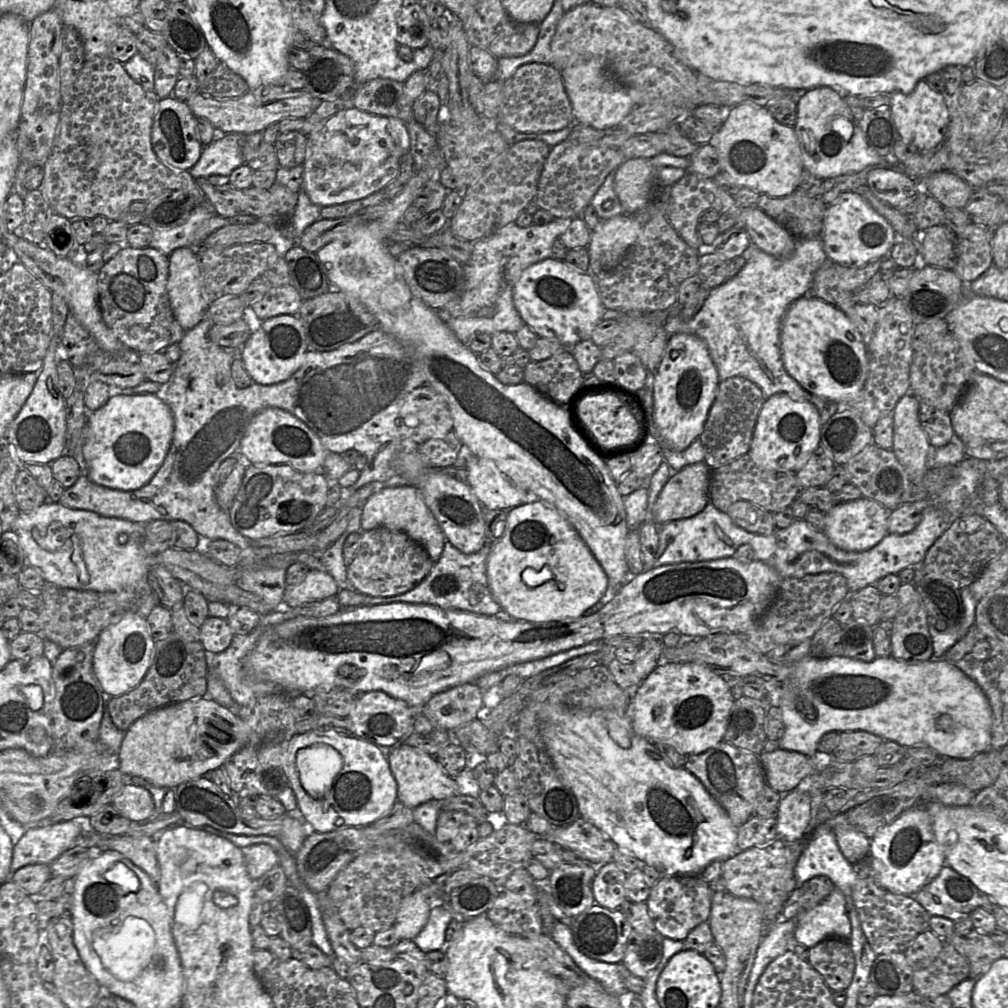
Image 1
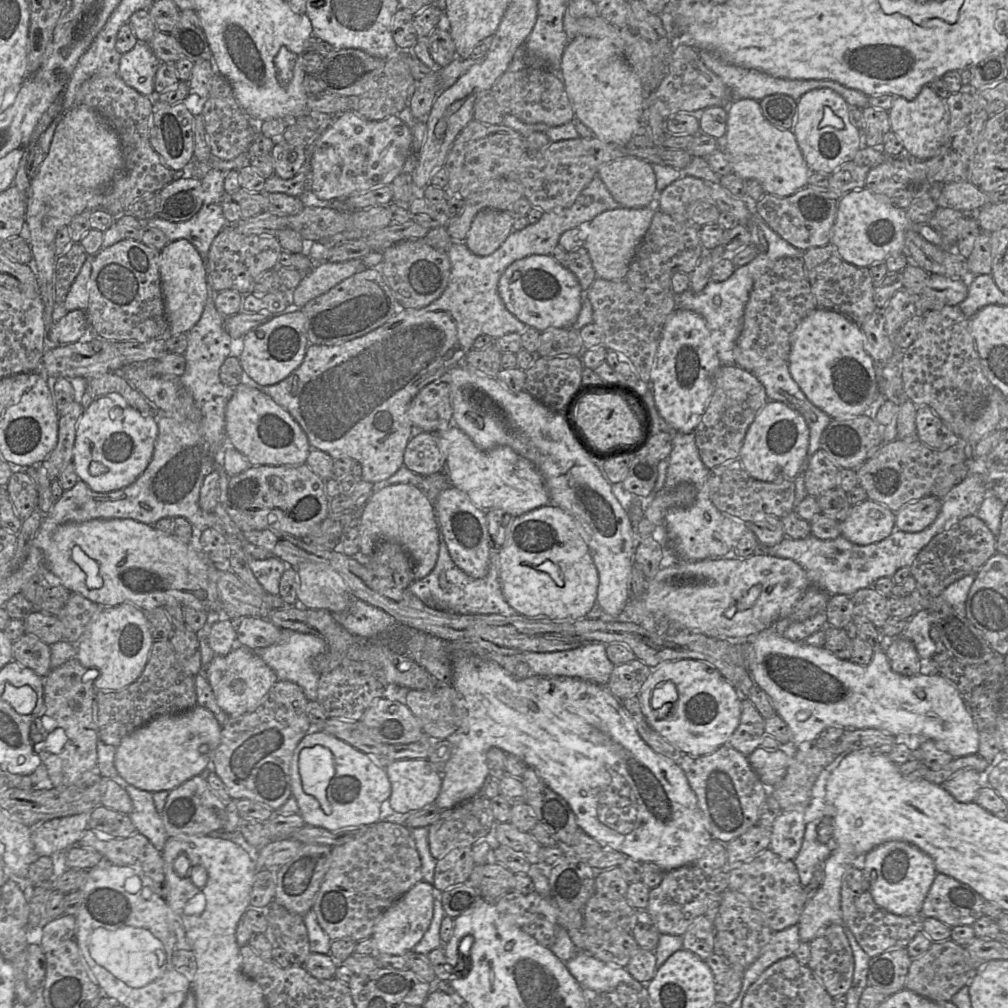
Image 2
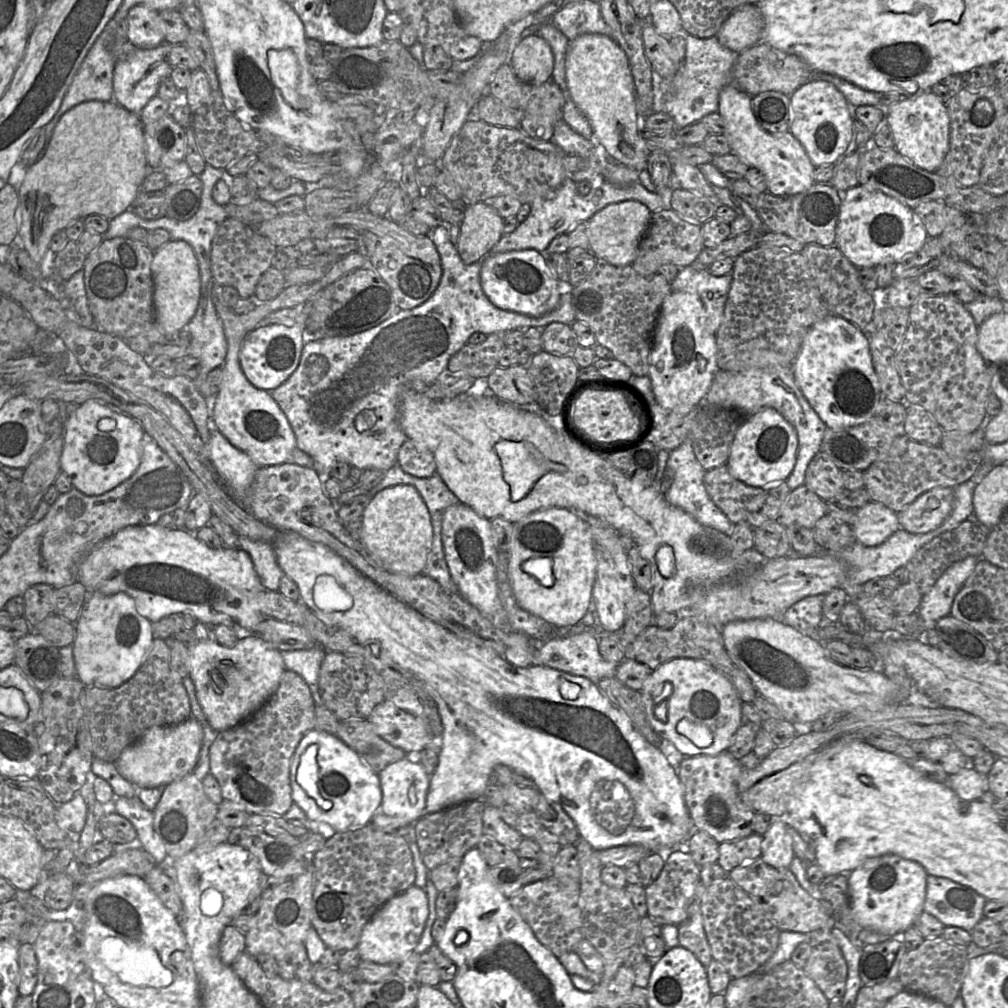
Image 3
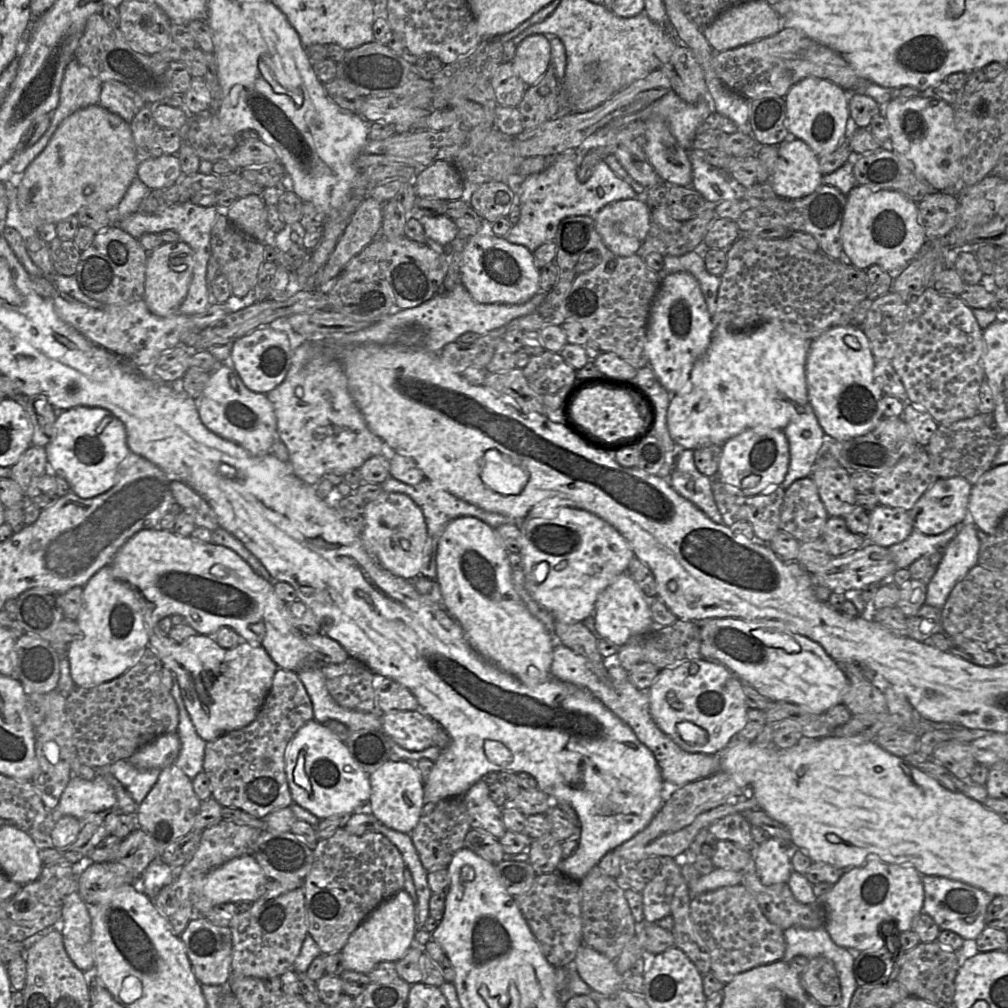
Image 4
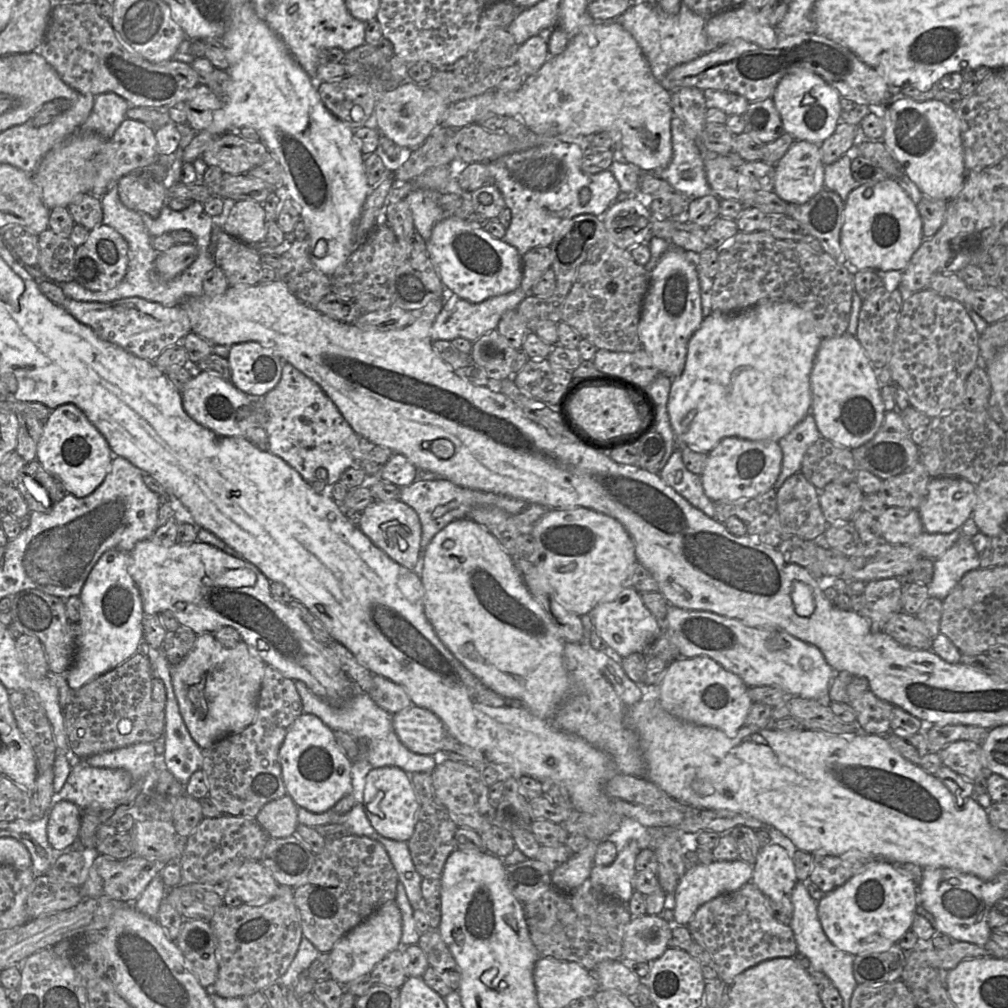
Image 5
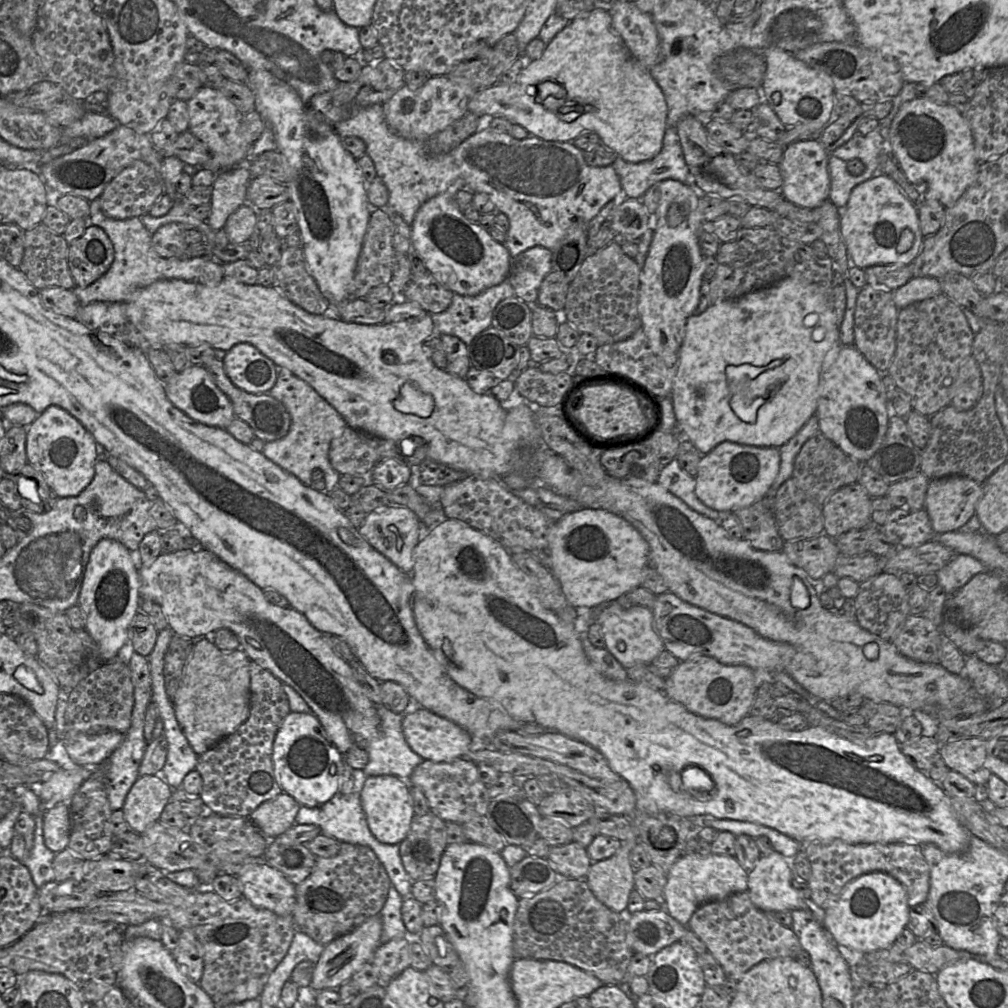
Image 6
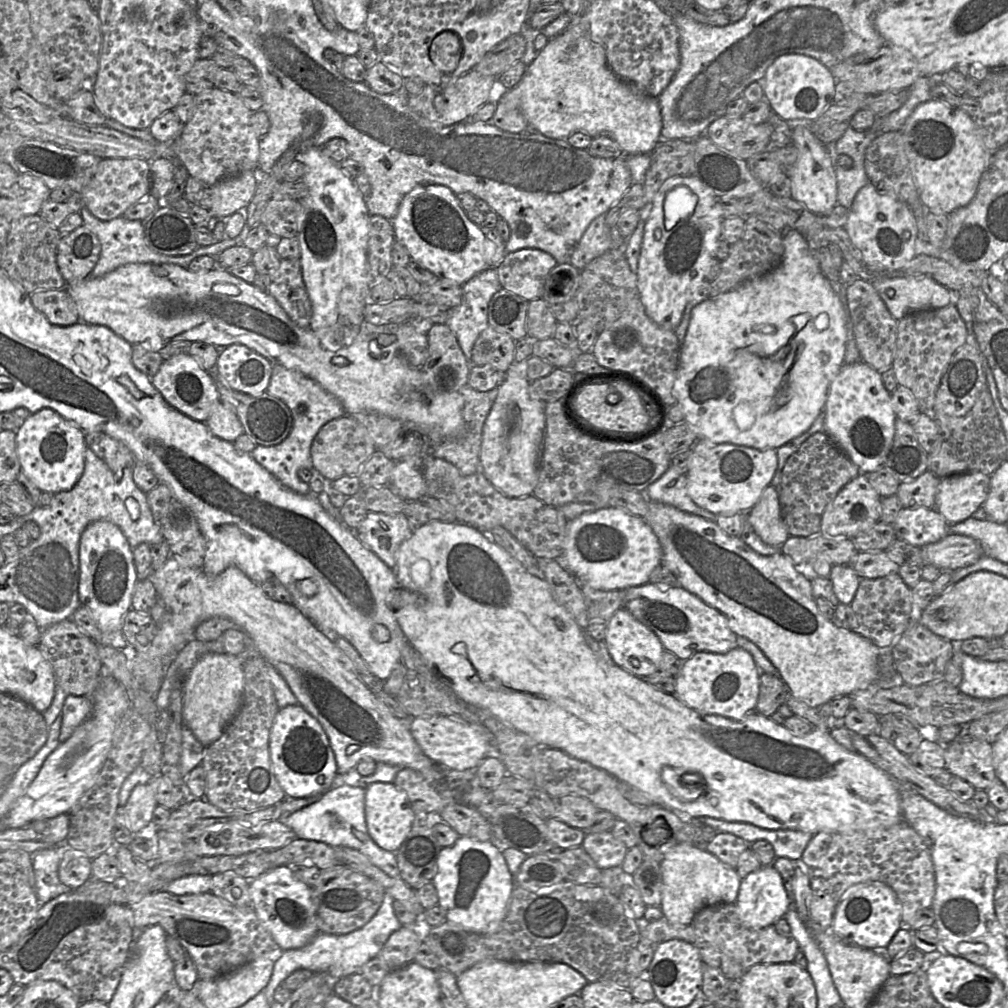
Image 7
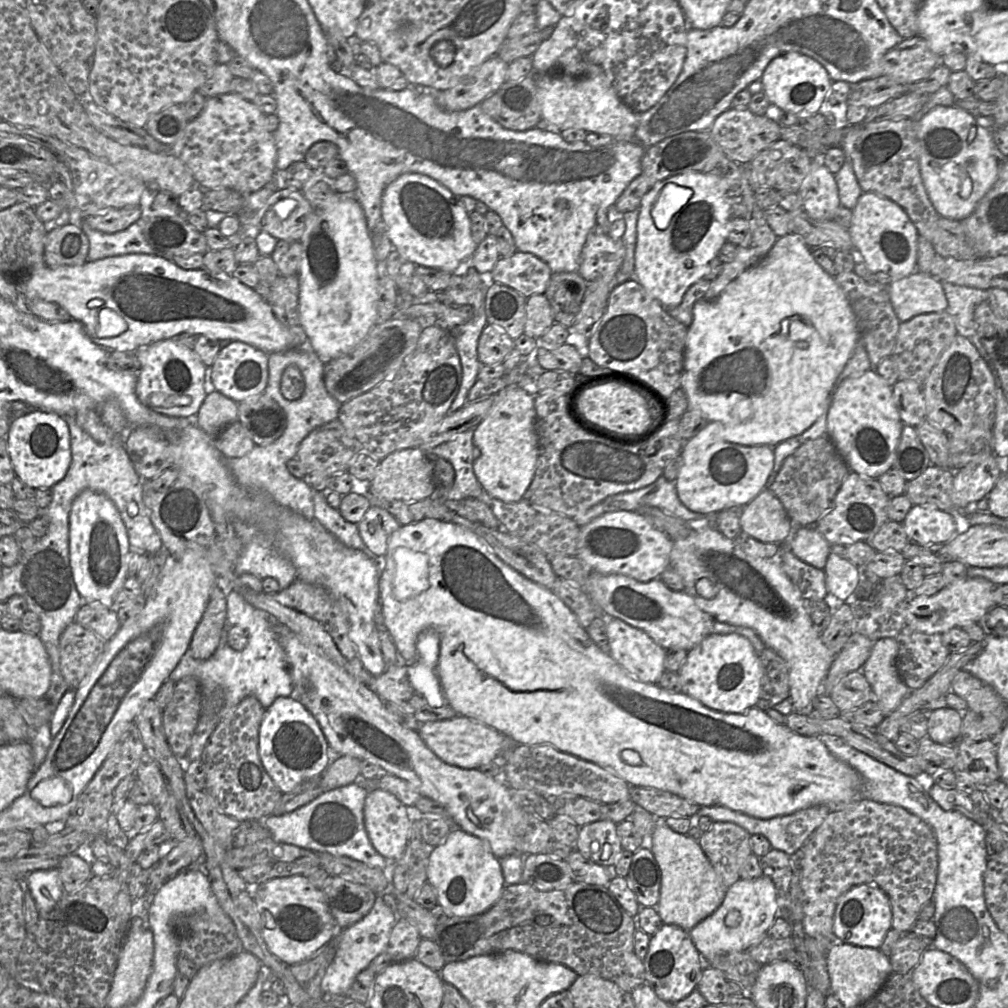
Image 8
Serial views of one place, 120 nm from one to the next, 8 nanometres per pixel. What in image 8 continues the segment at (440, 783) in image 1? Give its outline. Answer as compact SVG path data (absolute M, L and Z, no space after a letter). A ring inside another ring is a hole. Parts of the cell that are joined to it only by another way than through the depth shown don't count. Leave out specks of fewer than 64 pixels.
M380 788L371 789L364 804L364 825L375 850L385 859L398 859L409 843L411 810Z

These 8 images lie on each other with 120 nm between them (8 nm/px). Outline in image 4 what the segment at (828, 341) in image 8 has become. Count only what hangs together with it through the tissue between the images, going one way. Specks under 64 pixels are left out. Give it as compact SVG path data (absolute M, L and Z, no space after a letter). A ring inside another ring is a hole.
M763 323L745 332L733 332L728 335L713 335L707 351L695 362L685 387L679 393L672 394L671 396L667 412L667 427L672 440L683 449L696 450L711 445L723 446L728 439L757 426L783 430L790 418L796 412L800 411L801 406L809 402L805 371L810 342L811 341L807 341L806 339L788 334L782 329L780 324L774 323Z

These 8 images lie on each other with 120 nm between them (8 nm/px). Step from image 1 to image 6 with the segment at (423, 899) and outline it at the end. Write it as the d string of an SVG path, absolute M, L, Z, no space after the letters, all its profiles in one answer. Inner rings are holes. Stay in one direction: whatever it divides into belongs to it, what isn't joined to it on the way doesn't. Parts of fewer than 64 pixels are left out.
M380 914L369 917L352 931L327 944L313 973L309 988L315 993L324 989L337 989L350 980L366 962L371 961L375 950L381 943L382 919Z

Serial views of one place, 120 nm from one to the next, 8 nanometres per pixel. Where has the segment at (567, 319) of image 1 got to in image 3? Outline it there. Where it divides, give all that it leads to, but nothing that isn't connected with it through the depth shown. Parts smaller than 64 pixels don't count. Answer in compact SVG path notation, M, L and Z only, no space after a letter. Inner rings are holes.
M532 249L489 253L482 260L480 282L483 292L496 307L531 317L554 310L562 293L562 284L548 267L543 254Z

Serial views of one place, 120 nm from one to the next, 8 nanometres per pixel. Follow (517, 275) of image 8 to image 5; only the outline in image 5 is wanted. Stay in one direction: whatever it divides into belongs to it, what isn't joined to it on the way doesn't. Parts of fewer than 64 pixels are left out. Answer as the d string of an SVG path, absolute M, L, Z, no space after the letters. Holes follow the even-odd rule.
M537 247L522 256L522 279L520 288L525 294L533 295L533 289L541 276L551 268L553 253L550 247Z

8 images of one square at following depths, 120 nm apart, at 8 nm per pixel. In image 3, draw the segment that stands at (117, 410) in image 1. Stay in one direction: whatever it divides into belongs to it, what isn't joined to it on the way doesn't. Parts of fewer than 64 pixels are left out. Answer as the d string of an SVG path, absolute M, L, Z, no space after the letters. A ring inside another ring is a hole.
M93 400L70 407L63 432L61 471L70 478L72 486L83 494L104 494L137 470L142 457L144 434L144 429L137 420L114 412Z

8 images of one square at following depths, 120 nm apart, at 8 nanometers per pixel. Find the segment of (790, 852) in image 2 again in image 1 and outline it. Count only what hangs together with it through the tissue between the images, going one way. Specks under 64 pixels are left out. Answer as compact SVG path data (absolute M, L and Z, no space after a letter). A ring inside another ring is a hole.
M794 789L781 796L776 814L777 837L791 844L804 837L811 820L811 796Z

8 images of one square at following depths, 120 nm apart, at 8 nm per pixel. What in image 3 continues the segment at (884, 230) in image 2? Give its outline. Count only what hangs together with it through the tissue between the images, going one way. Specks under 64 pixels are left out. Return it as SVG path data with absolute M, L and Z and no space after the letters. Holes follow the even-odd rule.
M858 184L842 193L838 223L836 226L835 246L858 269L876 267L883 262L898 263L920 250L928 239L928 234L913 209L897 199L878 190L871 190Z

